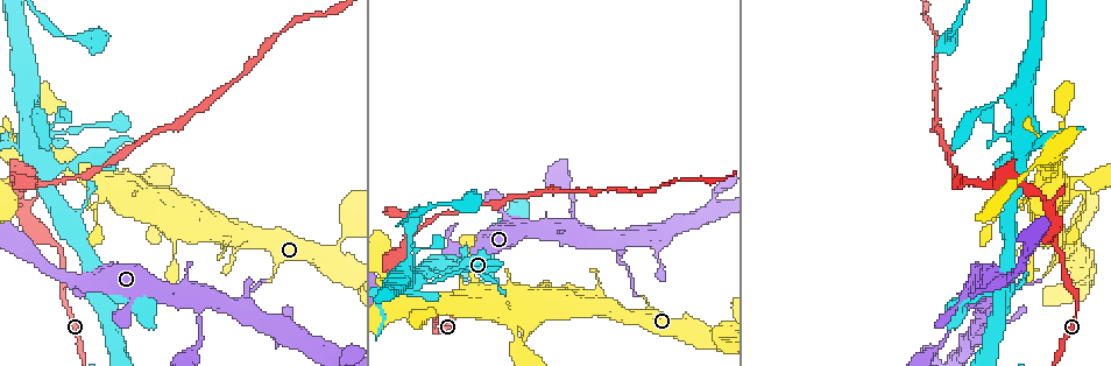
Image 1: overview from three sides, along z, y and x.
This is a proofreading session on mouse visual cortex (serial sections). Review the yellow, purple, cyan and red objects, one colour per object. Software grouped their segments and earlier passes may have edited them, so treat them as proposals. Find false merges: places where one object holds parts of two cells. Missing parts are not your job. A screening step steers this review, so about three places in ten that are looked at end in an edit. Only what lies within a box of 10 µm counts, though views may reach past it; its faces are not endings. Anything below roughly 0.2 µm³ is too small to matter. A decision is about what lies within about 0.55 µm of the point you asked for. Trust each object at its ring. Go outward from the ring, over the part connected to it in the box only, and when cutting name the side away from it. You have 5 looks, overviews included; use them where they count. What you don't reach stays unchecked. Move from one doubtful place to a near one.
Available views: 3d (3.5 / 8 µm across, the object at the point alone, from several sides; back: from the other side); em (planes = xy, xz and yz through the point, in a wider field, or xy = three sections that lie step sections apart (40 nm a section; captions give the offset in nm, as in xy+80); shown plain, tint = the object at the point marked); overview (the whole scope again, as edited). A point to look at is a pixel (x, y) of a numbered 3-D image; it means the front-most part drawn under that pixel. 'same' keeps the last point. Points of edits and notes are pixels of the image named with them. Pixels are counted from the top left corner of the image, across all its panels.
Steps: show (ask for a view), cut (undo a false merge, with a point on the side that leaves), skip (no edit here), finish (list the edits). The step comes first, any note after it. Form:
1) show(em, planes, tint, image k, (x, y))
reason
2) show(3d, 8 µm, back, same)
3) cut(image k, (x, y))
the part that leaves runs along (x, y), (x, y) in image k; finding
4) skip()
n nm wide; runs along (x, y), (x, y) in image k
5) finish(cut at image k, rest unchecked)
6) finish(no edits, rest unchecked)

show(3d, 3.5 µm, image 1, (153, 196))
abrupt turn

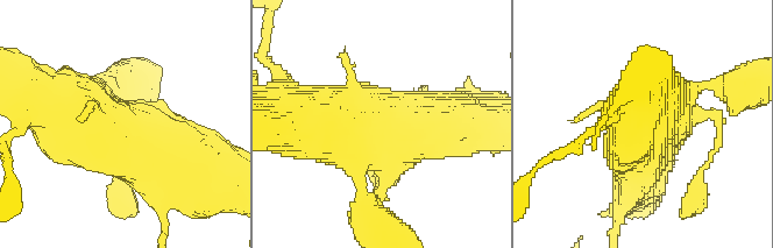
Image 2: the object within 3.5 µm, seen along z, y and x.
show(em, xy, step 1, tint, image 2, (385, 139))
shape alone is not enough

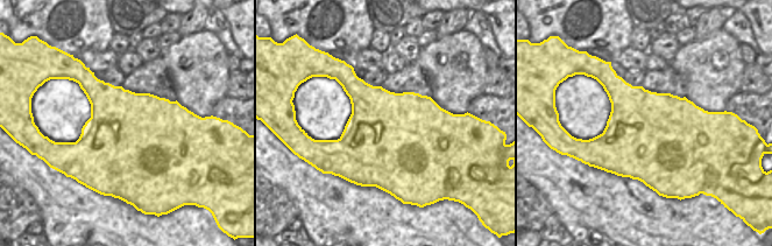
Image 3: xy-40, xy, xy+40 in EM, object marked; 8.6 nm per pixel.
skip()
runs along (204, 171), (57, 128) in image 2; all the same cell

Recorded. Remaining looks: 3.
show(3d, 3.5 µm, image 1, (1048, 207))
thick turns thin

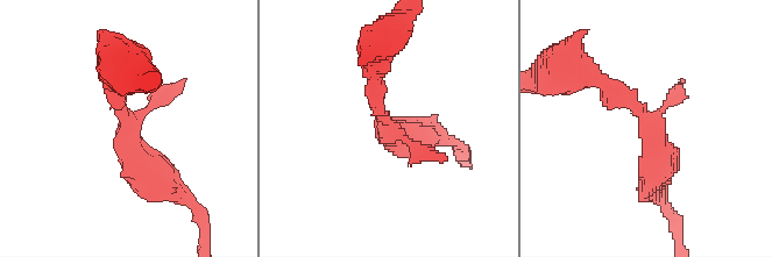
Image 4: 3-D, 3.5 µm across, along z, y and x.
show(em, xy, step 2, tint, image 4, (129, 131))

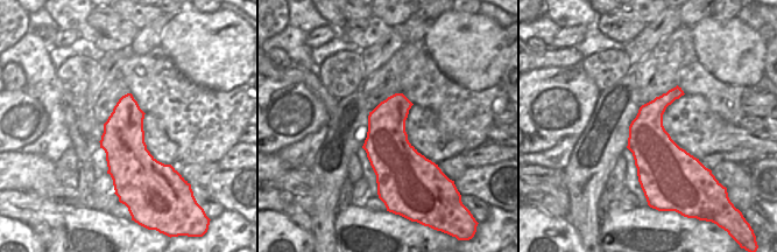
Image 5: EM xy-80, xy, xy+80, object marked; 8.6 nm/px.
skip()
runs along (174, 191), (130, 148), (113, 80) in image 4; continuous, no second cell

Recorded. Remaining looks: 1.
finish(no edits, rest unchecked)

